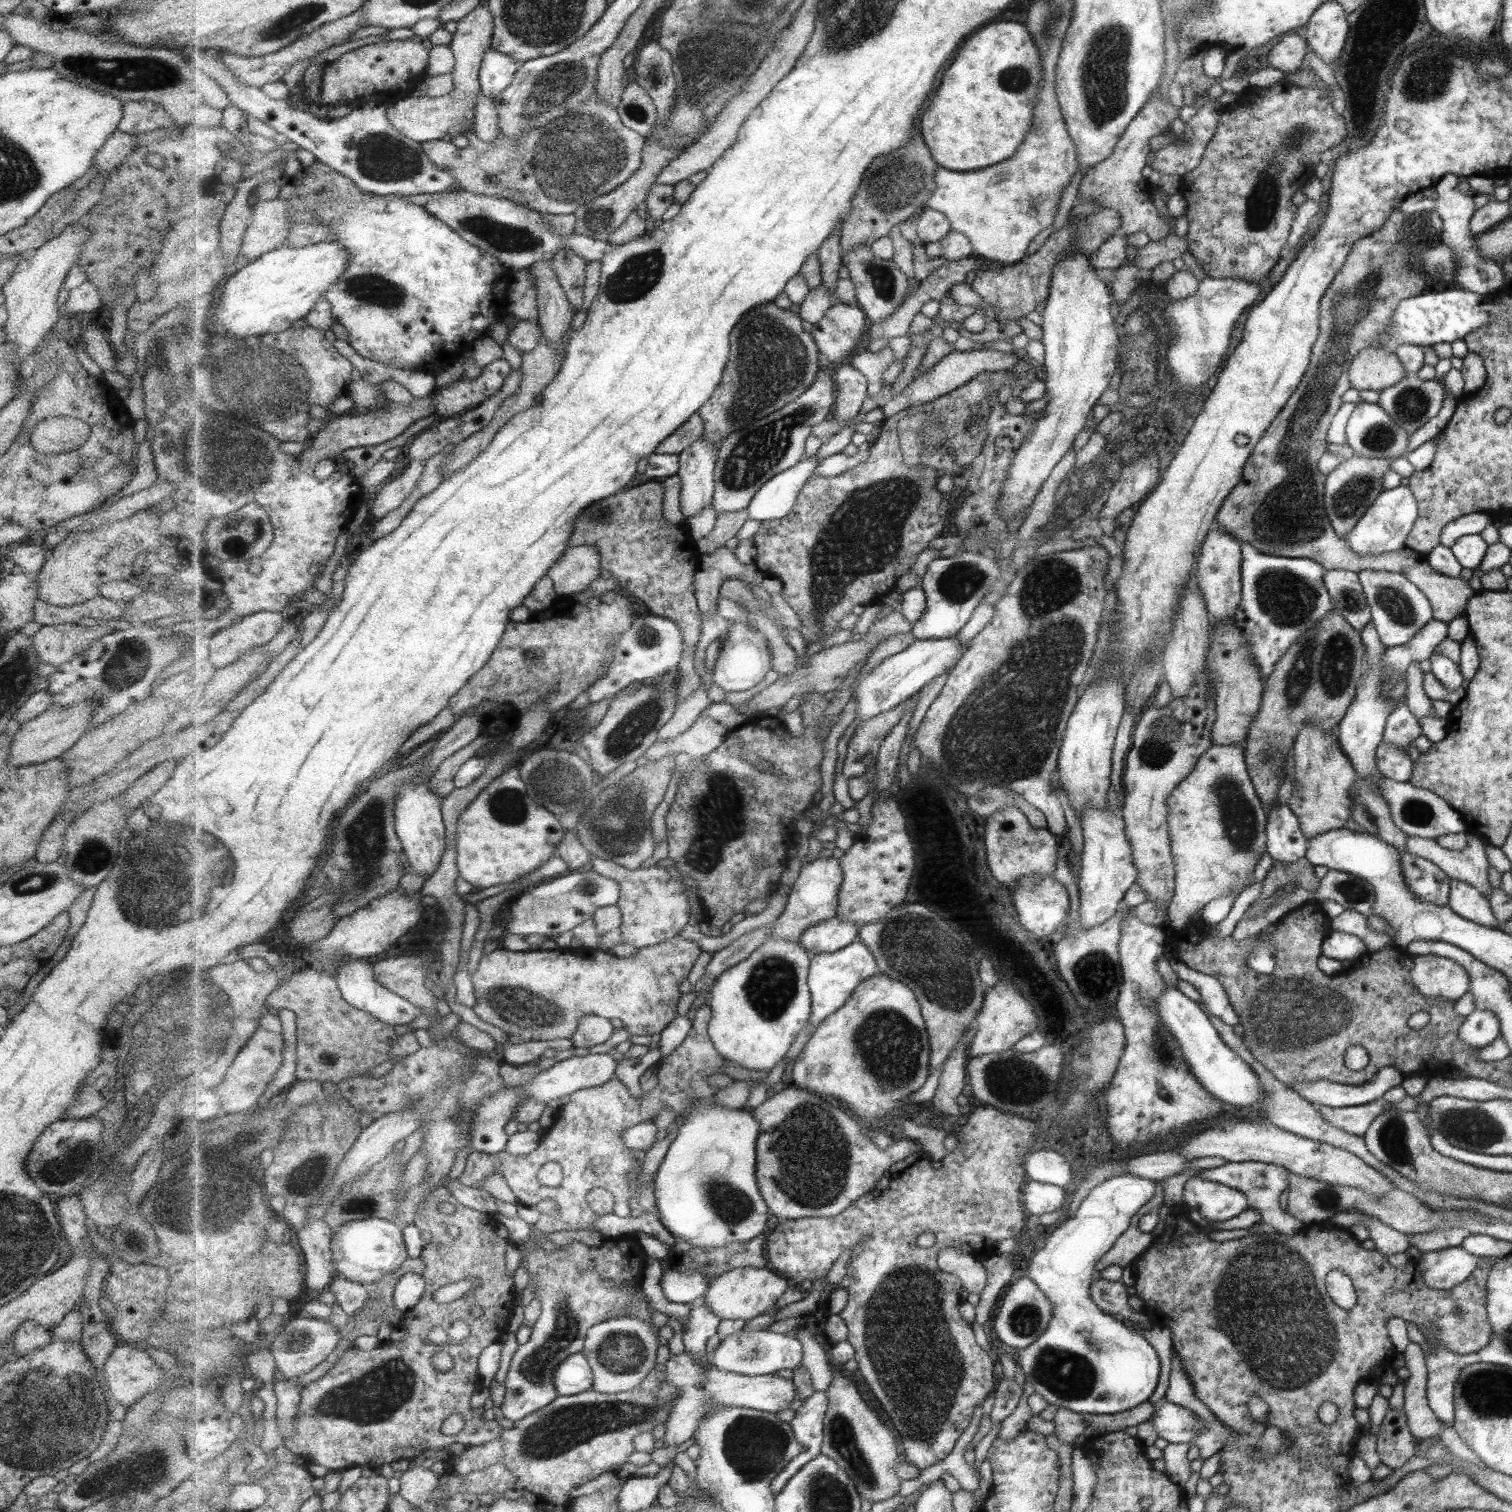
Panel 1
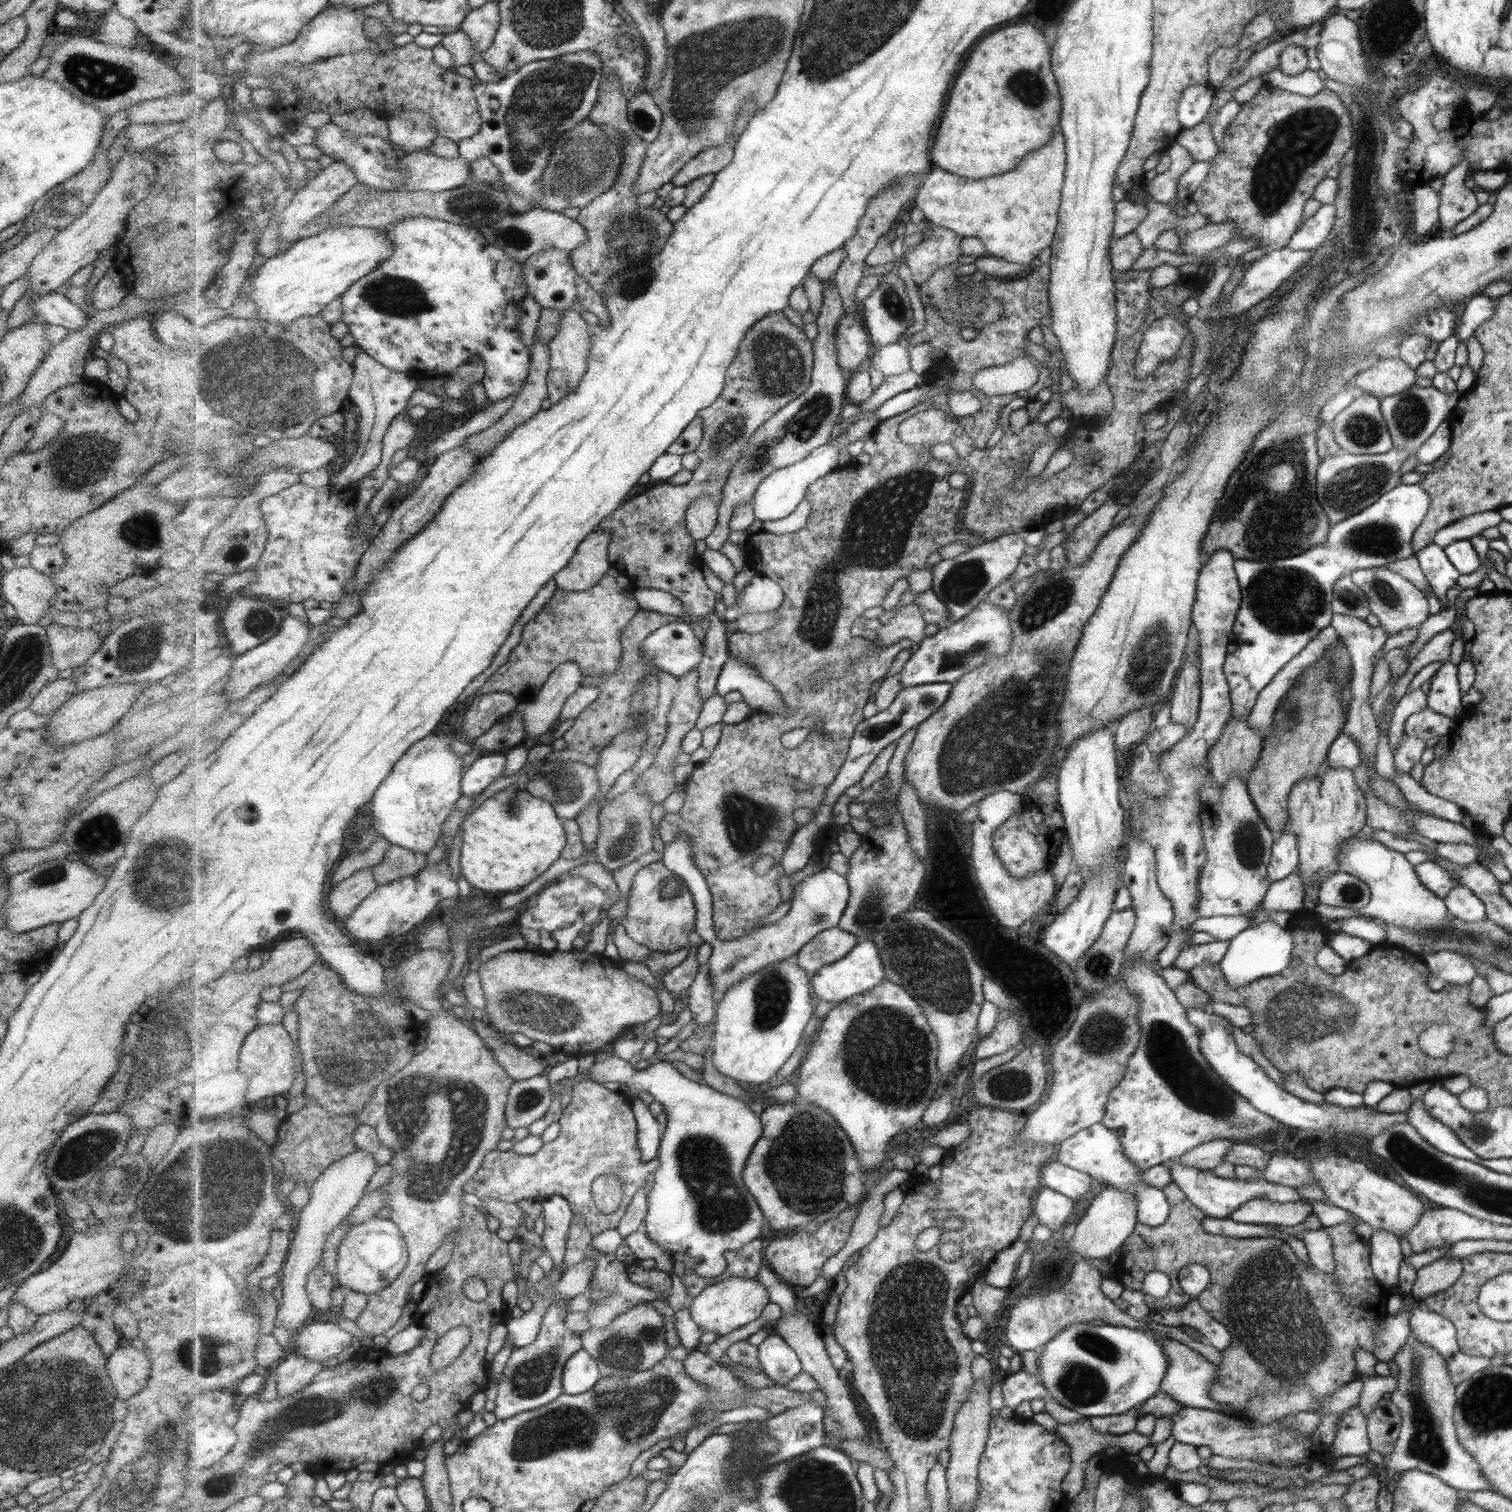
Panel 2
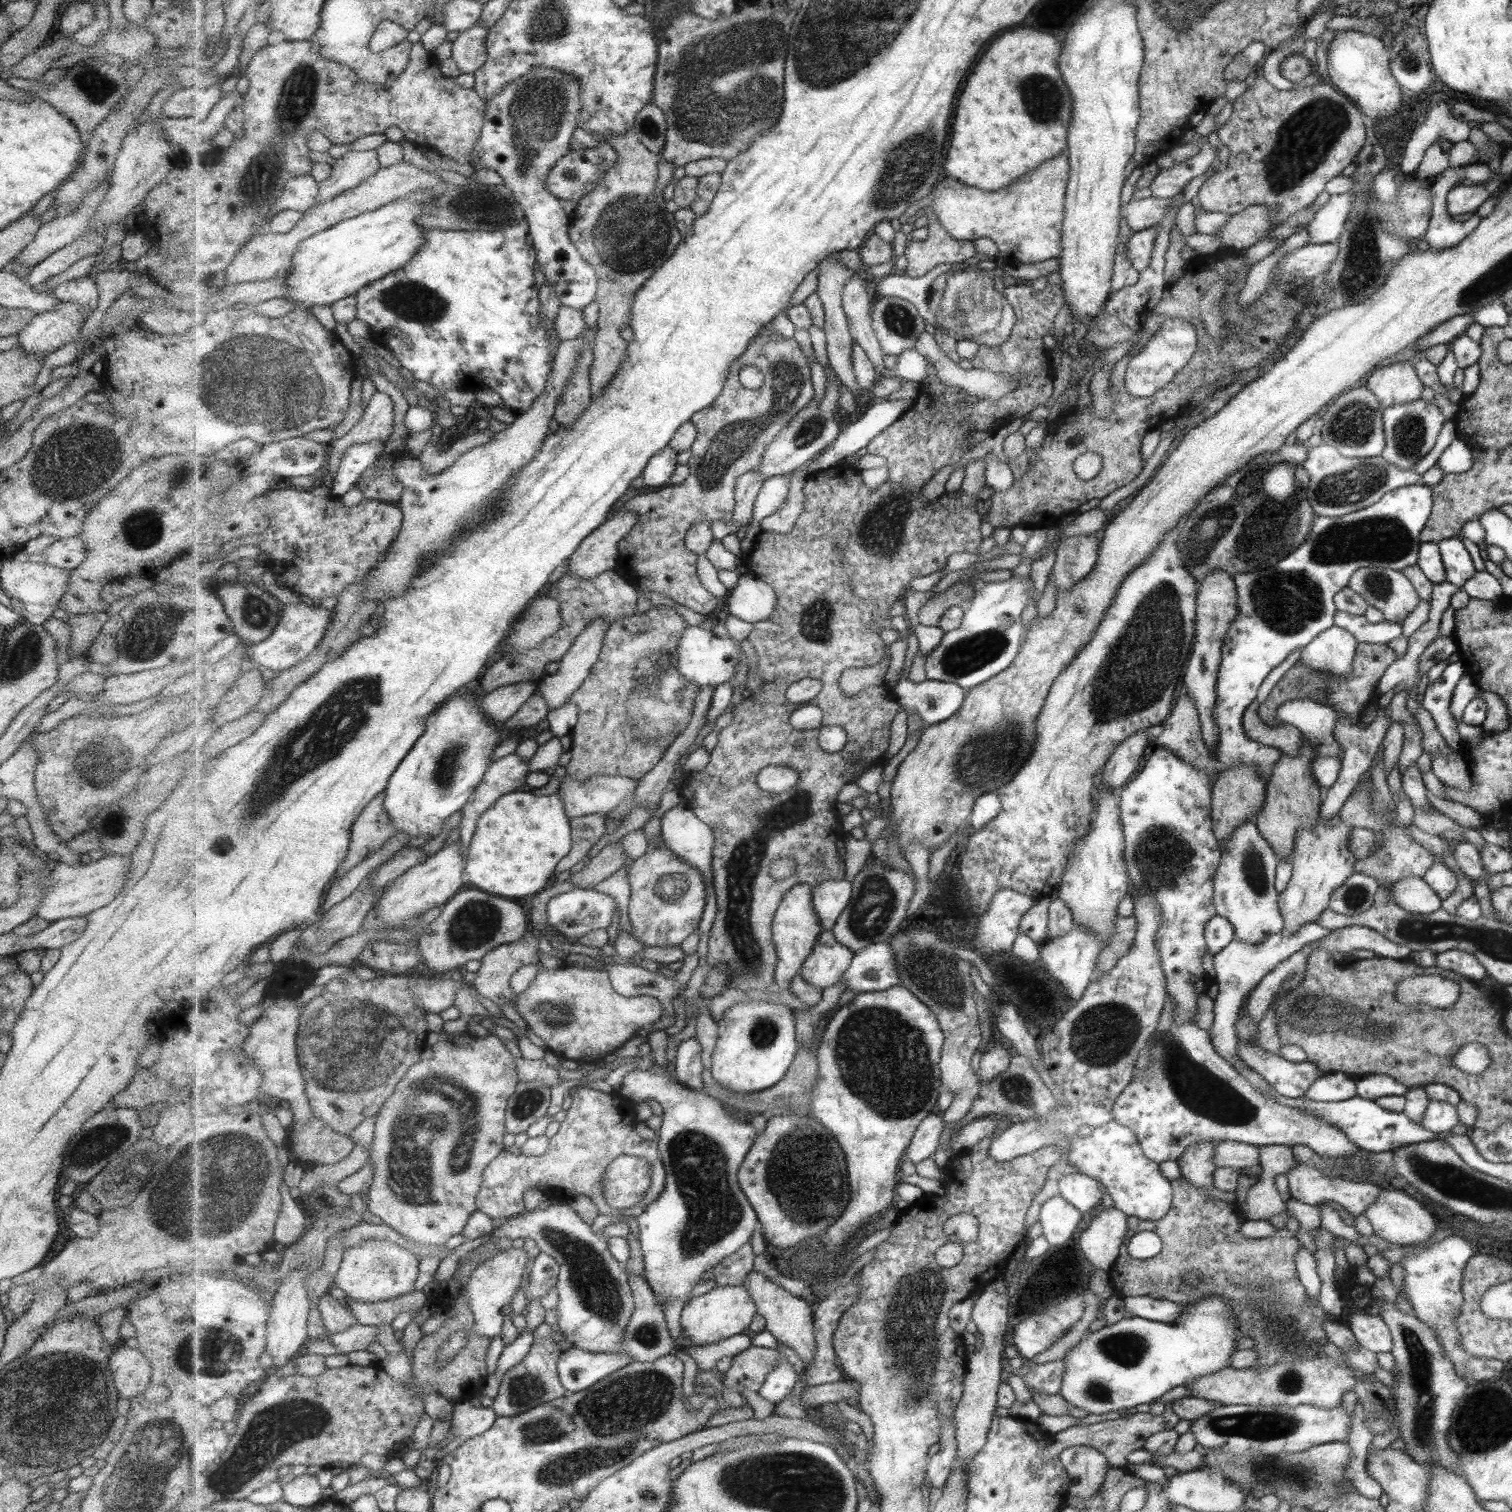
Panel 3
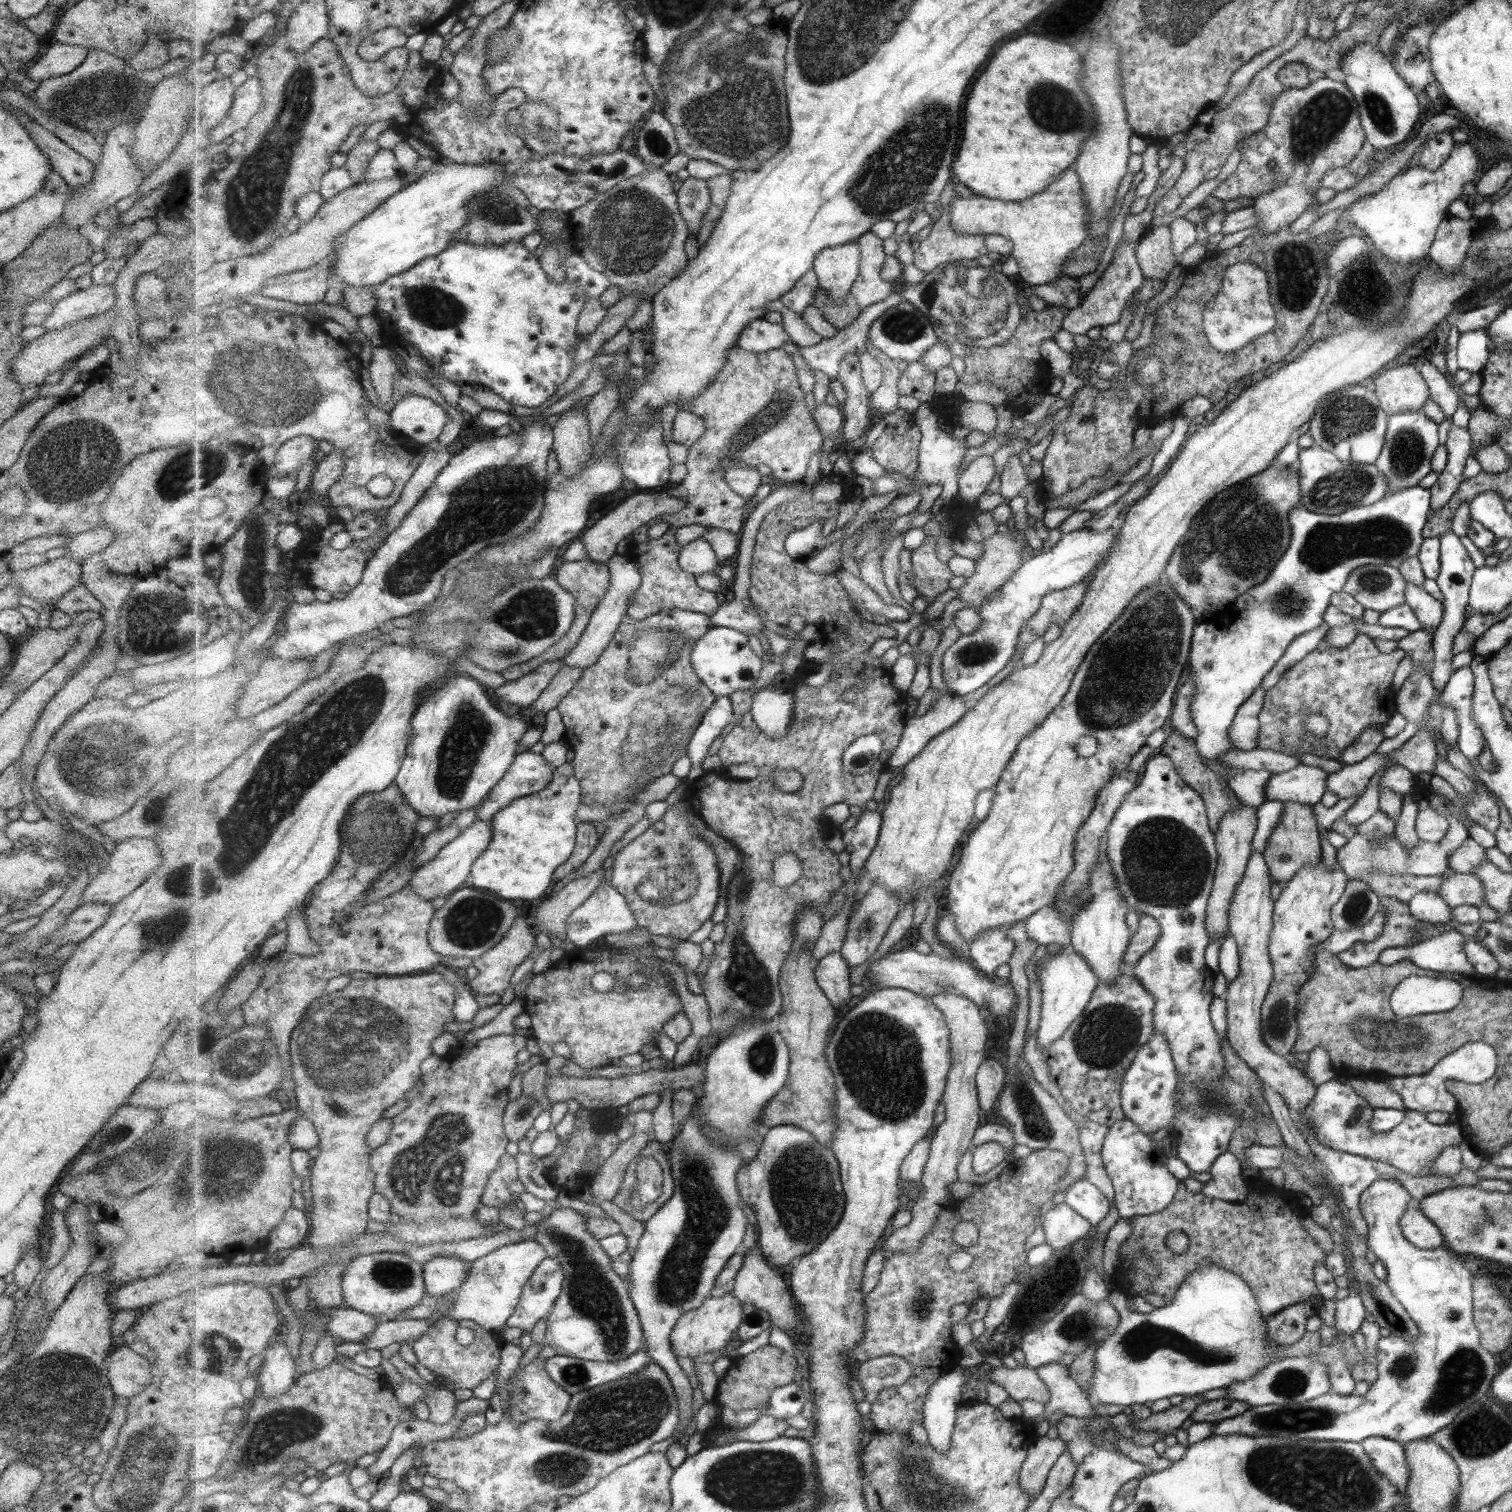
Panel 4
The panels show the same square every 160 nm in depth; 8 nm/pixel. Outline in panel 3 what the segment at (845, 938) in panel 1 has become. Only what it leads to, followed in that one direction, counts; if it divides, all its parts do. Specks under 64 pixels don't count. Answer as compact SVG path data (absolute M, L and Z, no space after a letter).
M824 930L817 939L814 952L803 965L801 976L815 987L829 988L842 982L856 953L841 944L832 930Z

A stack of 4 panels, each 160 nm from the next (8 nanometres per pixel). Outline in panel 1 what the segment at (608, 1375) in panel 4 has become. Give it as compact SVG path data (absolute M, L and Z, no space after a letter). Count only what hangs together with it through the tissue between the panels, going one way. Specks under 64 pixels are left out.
M583 1353L562 1362L555 1375L559 1396L574 1396L594 1388L594 1372L590 1360Z

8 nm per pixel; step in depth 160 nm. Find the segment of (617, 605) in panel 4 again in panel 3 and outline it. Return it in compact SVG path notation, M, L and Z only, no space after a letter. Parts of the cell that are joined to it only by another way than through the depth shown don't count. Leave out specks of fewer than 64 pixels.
M605 619L594 620L578 639L574 642L574 646L563 657L560 662L559 669L552 675L546 675L539 686L539 692L546 698L550 710L559 708L568 702L568 698L578 689L583 686L586 678L589 678L592 668L599 662L600 654L602 653L605 637L610 622Z

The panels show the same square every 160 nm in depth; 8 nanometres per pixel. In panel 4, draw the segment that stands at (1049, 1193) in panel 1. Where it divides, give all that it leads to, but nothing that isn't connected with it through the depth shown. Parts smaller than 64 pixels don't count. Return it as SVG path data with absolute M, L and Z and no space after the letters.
M1057 1203L1053 1209L1045 1213L1041 1226L1044 1241L1052 1249L1061 1249L1073 1242L1081 1240L1093 1232L1090 1221L1079 1216L1069 1205Z

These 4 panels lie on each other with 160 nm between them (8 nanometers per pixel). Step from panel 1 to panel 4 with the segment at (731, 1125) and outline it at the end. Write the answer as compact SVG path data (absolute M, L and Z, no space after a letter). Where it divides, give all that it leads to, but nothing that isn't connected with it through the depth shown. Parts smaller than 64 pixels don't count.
M696 1108L669 1141L667 1157L675 1177L675 1194L646 1223L644 1238L640 1240L637 1252L634 1252L631 1280L628 1282L644 1329L647 1351L670 1376L678 1394L681 1410L678 1432L685 1432L693 1424L693 1401L699 1393L693 1389L689 1376L677 1362L671 1336L685 1314L703 1307L703 1303L711 1297L719 1275L727 1267L729 1258L733 1258L742 1246L747 1230L747 1216L739 1207L740 1191L737 1187L743 1160L735 1146L726 1145L724 1149L720 1149L723 1146L719 1145L715 1147L703 1134L704 1125Z

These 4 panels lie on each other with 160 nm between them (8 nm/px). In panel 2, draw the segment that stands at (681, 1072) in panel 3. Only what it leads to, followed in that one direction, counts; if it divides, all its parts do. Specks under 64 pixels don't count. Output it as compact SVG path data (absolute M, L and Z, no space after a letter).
M702 966L689 988L689 1008L698 1028L707 1028L707 1025L717 1018L717 1003L713 999L713 992L710 968Z

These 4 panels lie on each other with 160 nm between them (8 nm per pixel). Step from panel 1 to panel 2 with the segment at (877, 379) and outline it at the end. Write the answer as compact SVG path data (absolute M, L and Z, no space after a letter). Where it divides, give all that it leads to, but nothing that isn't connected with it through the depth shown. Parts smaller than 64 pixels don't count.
M904 343L891 344L874 352L866 364L866 368L881 372L883 377L905 374L911 370L911 353Z

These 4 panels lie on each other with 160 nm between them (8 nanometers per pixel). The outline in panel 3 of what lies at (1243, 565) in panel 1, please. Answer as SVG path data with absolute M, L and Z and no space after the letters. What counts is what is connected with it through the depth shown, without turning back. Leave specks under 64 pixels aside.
M1421 483L1413 484L1411 486L1403 486L1401 488L1395 488L1394 491L1386 492L1377 503L1370 504L1361 510L1350 512L1349 514L1338 516L1338 517L1328 517L1328 516L1314 516L1313 524L1303 542L1299 544L1297 548L1291 554L1287 555L1285 559L1281 559L1277 564L1274 564L1269 570L1263 570L1259 568L1253 572L1243 572L1235 575L1233 577L1235 584L1235 594L1236 594L1236 617L1232 620L1231 624L1227 627L1225 636L1223 640L1225 642L1221 645L1219 668L1216 674L1215 688L1216 688L1216 699L1214 707L1212 708L1212 719L1218 730L1218 741L1216 747L1214 748L1213 758L1221 764L1221 769L1230 768L1231 766L1239 766L1240 764L1254 764L1254 768L1257 768L1259 772L1259 777L1262 778L1264 784L1271 777L1271 770L1274 764L1278 761L1281 755L1280 750L1276 748L1273 749L1269 746L1263 746L1259 743L1253 743L1249 740L1243 732L1241 726L1241 719L1245 708L1251 704L1258 694L1258 688L1261 686L1263 679L1290 654L1291 651L1299 650L1304 646L1307 646L1315 636L1317 636L1323 630L1327 630L1331 625L1334 624L1334 612L1337 610L1334 607L1334 595L1337 594L1342 588L1345 588L1347 582L1349 582L1350 577L1353 575L1358 568L1365 567L1377 567L1377 568L1390 568L1395 570L1401 570L1404 566L1411 566L1417 564L1418 560L1418 546L1421 541L1419 537L1426 526L1427 519L1430 516L1430 511L1433 510L1433 489L1428 486L1422 485Z

